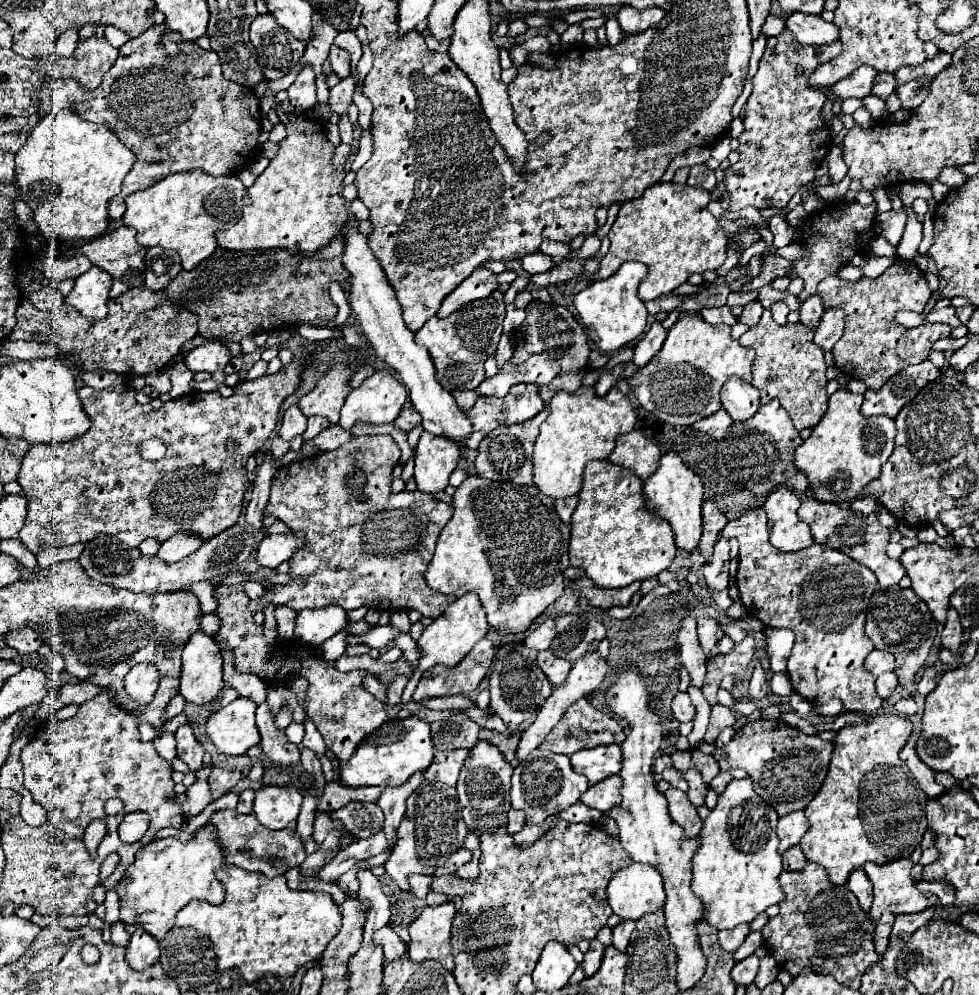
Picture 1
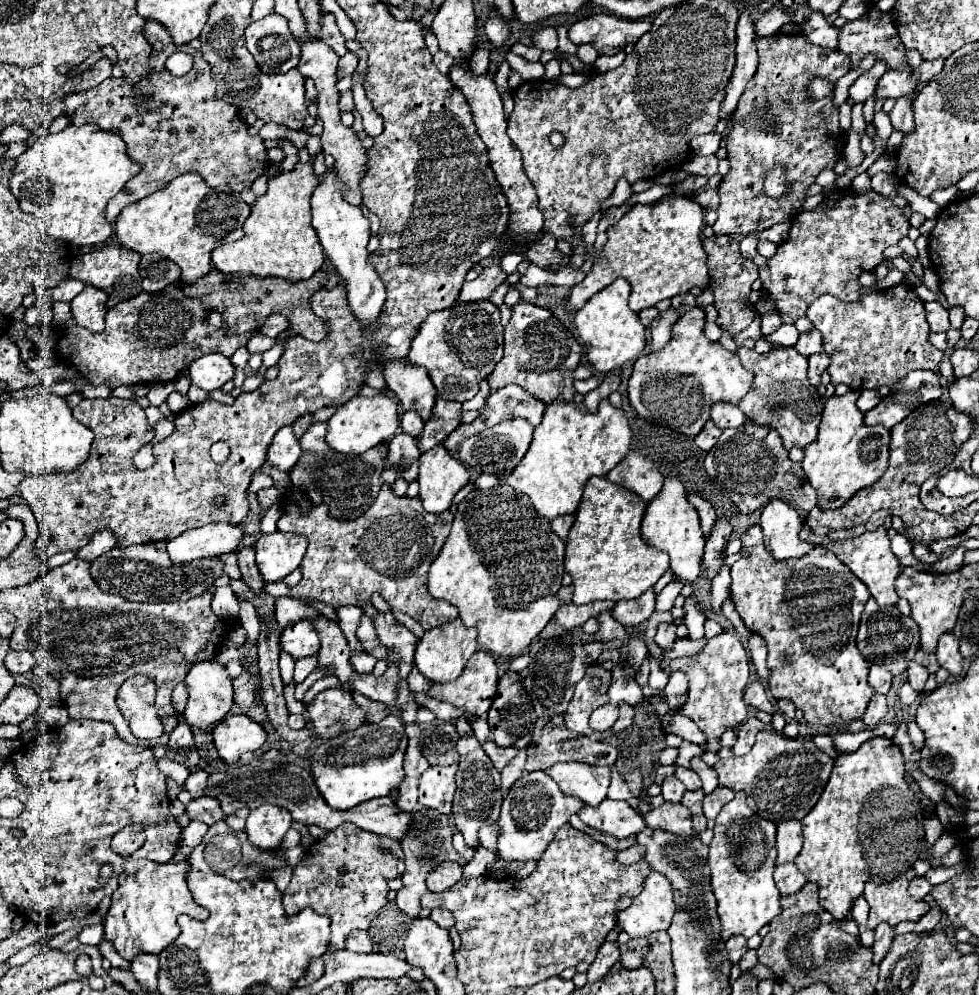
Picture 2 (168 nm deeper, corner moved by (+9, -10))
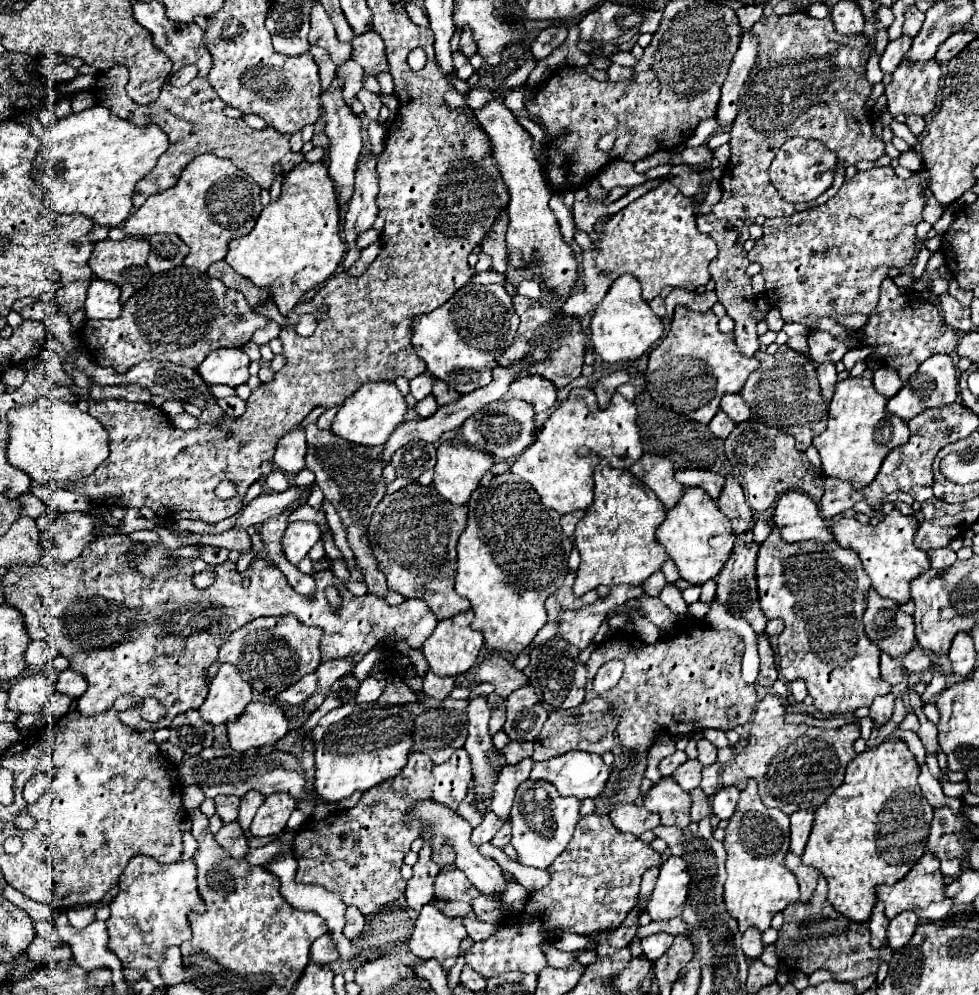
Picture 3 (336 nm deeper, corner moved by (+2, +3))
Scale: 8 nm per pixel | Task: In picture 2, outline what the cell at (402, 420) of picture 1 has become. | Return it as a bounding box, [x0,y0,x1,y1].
[401,411,423,437]

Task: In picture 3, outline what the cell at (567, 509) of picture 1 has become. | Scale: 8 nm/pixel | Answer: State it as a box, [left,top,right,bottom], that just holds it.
[562,510,584,538]

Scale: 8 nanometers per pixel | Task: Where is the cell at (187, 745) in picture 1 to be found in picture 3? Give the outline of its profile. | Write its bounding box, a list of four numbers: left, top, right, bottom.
[170,710,214,754]

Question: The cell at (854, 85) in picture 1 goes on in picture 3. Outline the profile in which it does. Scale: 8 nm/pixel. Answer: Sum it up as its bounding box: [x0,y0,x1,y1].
[880,34,912,74]

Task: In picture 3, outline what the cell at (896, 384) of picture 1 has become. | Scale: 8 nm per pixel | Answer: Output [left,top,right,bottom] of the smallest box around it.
[886,354,958,422]

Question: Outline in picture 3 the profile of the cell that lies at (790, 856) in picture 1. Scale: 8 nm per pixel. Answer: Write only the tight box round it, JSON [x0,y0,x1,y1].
[786,854,818,902]

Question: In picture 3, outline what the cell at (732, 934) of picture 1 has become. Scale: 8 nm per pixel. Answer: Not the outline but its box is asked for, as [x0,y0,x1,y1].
[742,928,764,958]

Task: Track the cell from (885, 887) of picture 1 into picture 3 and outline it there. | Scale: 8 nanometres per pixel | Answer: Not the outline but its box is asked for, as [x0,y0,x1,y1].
[876,852,952,922]

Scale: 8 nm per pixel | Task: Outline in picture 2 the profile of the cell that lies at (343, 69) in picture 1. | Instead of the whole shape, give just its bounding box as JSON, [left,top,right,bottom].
[337,53,357,79]

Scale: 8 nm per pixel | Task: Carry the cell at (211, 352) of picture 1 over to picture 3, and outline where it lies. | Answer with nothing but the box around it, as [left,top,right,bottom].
[198,348,250,388]

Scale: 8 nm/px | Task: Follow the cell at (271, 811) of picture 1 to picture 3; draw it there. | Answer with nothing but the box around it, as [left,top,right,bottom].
[250,794,296,838]

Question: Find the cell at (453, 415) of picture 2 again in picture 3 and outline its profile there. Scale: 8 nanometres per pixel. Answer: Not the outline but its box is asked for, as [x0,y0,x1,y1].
[432,380,460,406]

